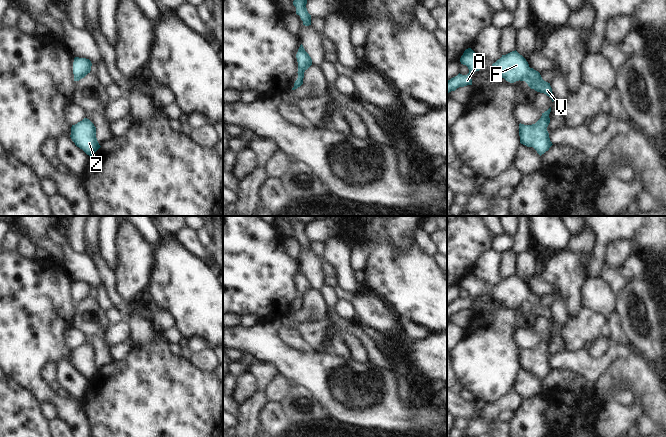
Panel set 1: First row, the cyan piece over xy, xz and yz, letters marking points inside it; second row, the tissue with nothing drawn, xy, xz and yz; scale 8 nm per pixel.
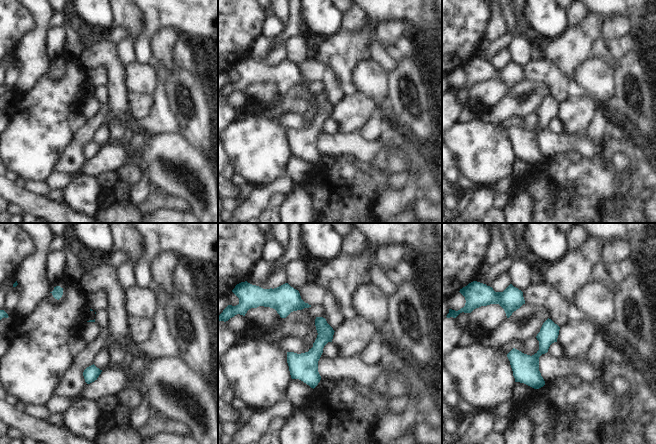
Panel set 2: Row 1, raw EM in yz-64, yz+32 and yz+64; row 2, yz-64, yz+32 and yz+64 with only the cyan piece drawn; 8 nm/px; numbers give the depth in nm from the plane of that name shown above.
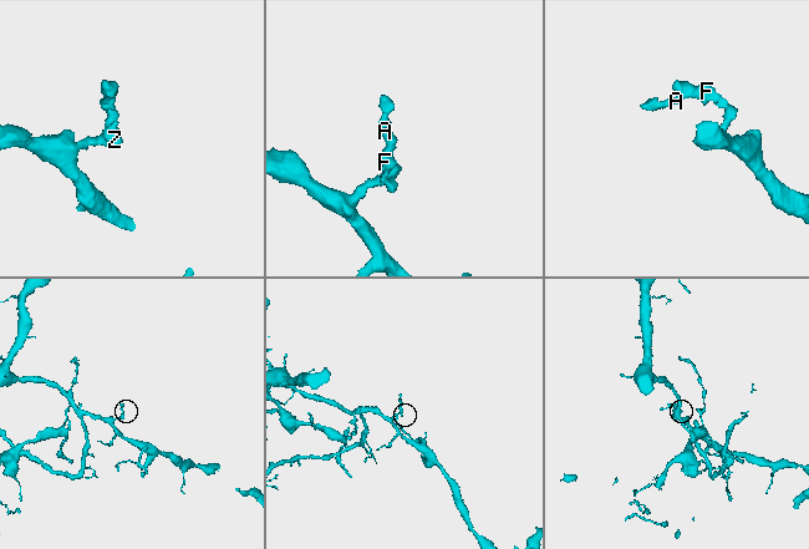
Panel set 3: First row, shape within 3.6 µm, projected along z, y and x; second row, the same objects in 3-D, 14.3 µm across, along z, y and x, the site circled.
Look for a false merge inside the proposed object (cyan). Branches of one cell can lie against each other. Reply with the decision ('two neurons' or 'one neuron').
one neuron

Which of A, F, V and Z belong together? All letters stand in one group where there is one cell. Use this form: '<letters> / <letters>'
A F V Z

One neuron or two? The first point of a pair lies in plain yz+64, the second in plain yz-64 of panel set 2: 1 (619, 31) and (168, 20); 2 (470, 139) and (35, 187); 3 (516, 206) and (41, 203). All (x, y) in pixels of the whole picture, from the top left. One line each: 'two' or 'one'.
1: two
2: two
3: two

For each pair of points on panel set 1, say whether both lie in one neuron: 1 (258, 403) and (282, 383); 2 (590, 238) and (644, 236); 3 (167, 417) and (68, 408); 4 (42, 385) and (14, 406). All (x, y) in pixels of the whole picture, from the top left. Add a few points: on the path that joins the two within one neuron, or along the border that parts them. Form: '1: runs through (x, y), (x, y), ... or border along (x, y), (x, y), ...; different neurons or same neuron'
1: border along (278, 376), (268, 386), (266, 400); different neurons
2: border along (592, 230), (595, 235), (595, 245), (587, 255); different neurons
3: border along (83, 403), (90, 413), (92, 426); different neurons
4: border along (14, 378), (27, 387), (42, 403); different neurons

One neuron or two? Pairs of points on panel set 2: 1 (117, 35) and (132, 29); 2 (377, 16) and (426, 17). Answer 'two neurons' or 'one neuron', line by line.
1: two neurons
2: one neuron

